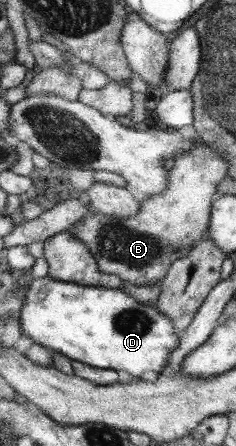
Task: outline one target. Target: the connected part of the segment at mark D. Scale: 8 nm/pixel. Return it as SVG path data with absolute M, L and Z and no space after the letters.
M49 277L33 279L26 287L24 304L19 315L19 327L23 335L49 351L60 353L71 361L89 364L104 370L125 371L139 379L143 373L159 373L165 369L168 358L180 342L173 331L173 323L156 308L132 299L121 289L89 287Z

